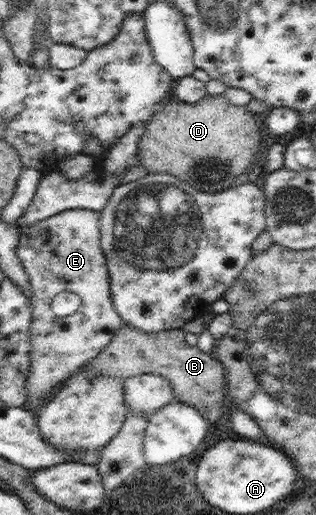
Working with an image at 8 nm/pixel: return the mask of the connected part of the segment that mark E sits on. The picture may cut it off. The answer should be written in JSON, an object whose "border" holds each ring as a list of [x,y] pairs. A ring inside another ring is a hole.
{"border":[[[88,209],[65,210],[33,225],[19,226],[17,257],[21,260],[31,282],[31,371],[27,375],[27,402],[25,408],[39,406],[59,382],[77,373],[93,360],[125,325],[115,311],[110,293],[110,276],[100,244],[99,221],[101,214]],[[59,292],[74,292],[81,299],[81,306],[71,316],[57,317],[51,310],[53,298]]]}

